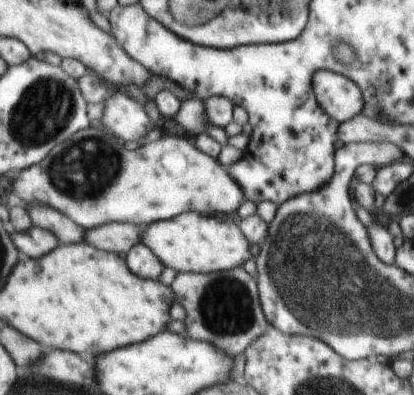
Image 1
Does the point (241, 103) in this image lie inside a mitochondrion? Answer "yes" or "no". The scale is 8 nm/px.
no

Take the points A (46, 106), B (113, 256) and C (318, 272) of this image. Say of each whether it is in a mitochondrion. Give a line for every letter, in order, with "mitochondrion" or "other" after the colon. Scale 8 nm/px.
A: mitochondrion
B: other
C: mitochondrion

